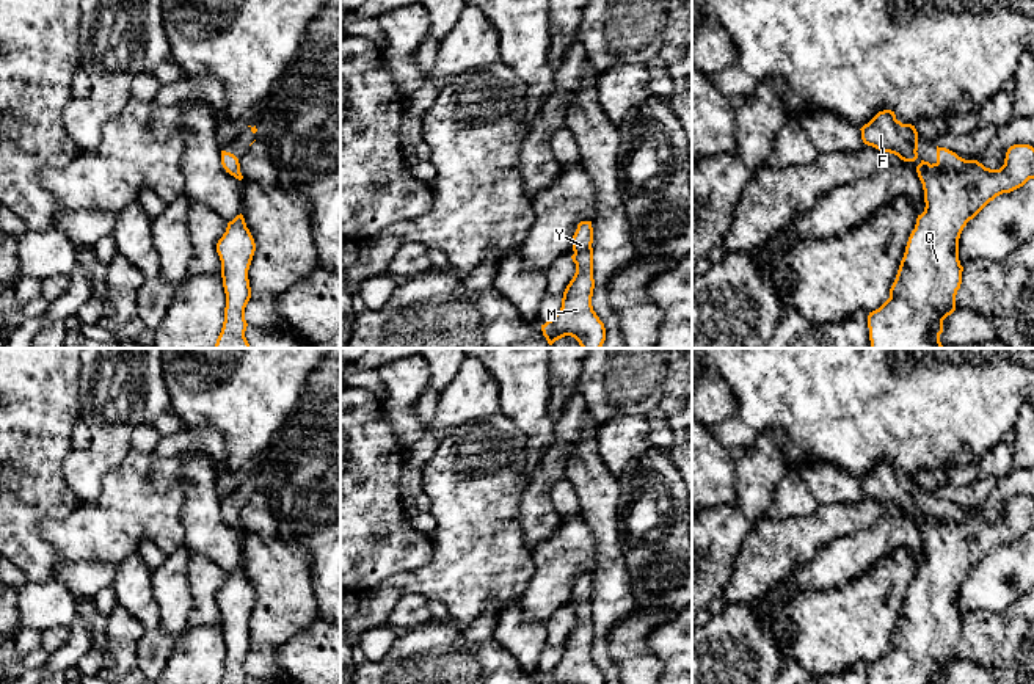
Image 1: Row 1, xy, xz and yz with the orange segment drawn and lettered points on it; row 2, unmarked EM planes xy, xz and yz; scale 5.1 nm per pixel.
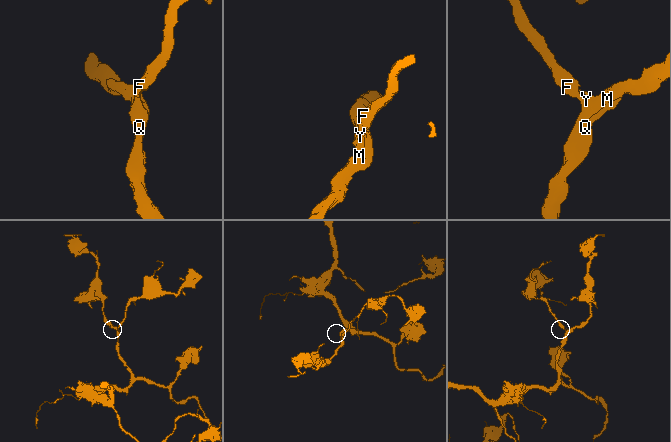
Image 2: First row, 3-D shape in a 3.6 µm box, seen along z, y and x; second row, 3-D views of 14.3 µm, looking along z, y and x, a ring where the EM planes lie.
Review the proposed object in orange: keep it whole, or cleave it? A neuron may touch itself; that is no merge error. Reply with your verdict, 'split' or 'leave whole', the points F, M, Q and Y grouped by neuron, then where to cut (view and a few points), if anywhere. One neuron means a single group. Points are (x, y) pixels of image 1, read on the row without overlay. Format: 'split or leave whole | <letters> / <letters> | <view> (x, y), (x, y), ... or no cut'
leave whole | F M Q Y | no cut

